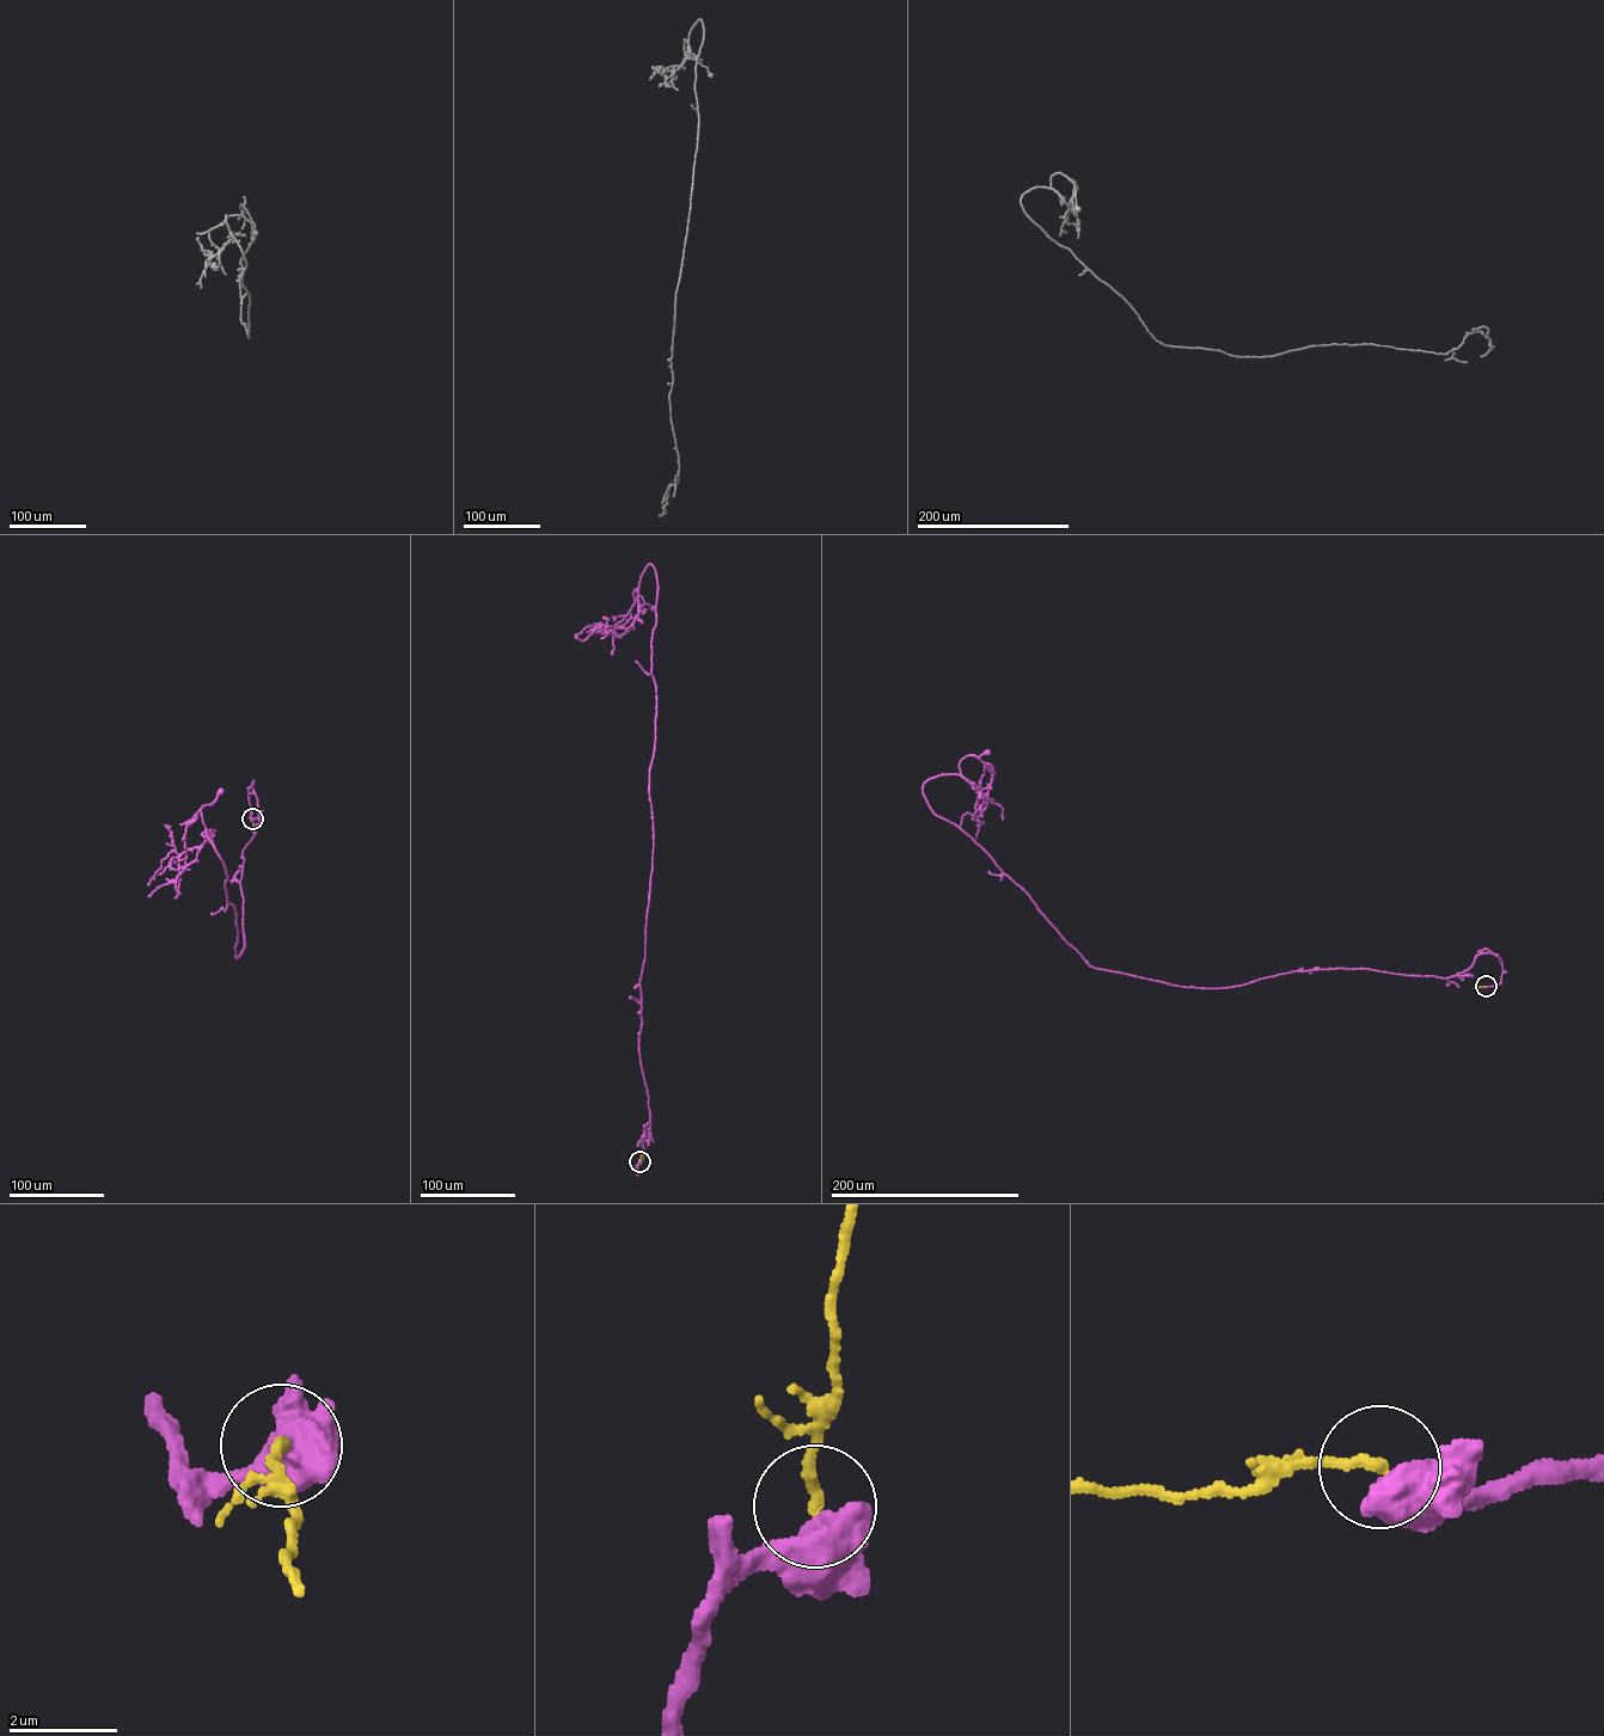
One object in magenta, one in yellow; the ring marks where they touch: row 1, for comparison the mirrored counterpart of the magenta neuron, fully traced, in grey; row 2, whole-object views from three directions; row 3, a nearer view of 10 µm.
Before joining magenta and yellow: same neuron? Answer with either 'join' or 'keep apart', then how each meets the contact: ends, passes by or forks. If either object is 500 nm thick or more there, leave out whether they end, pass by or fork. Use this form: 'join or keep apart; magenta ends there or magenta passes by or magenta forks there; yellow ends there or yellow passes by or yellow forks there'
keep apart

